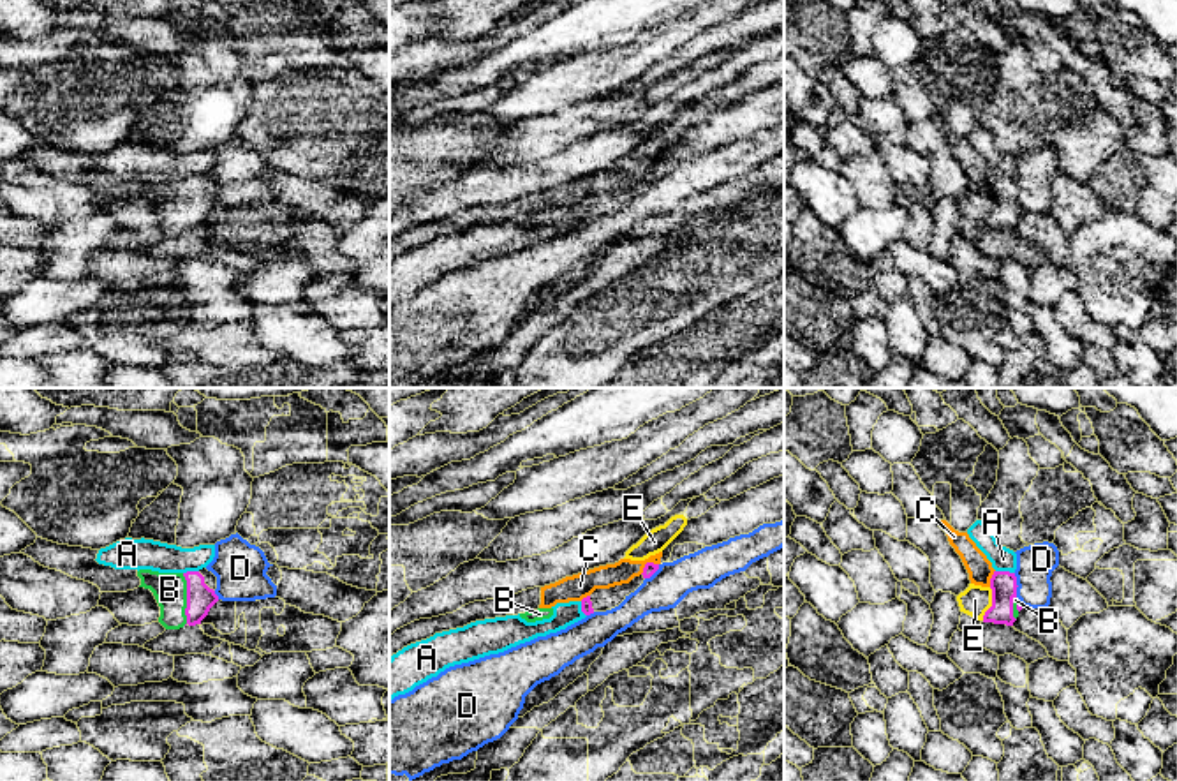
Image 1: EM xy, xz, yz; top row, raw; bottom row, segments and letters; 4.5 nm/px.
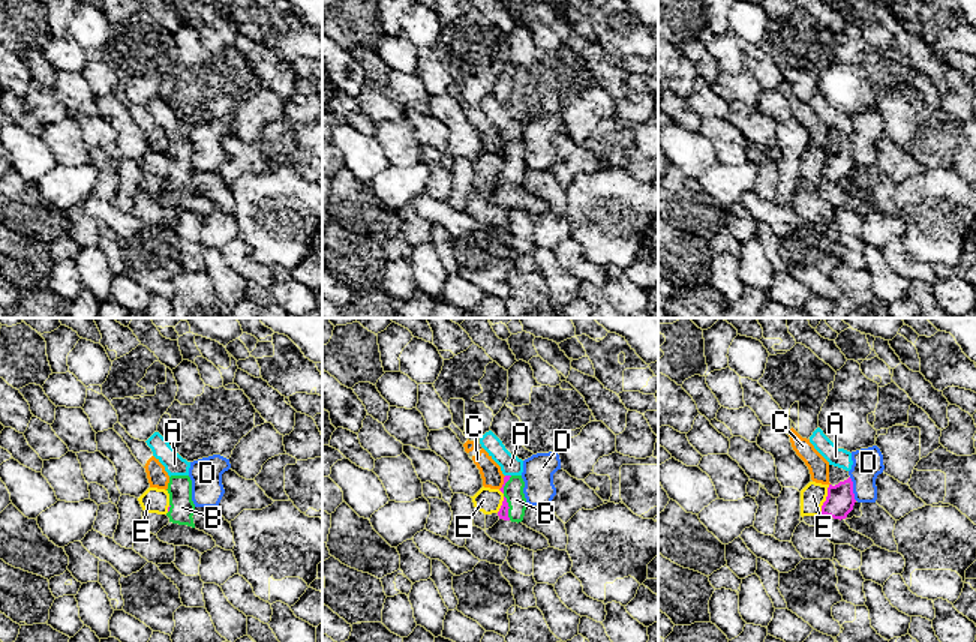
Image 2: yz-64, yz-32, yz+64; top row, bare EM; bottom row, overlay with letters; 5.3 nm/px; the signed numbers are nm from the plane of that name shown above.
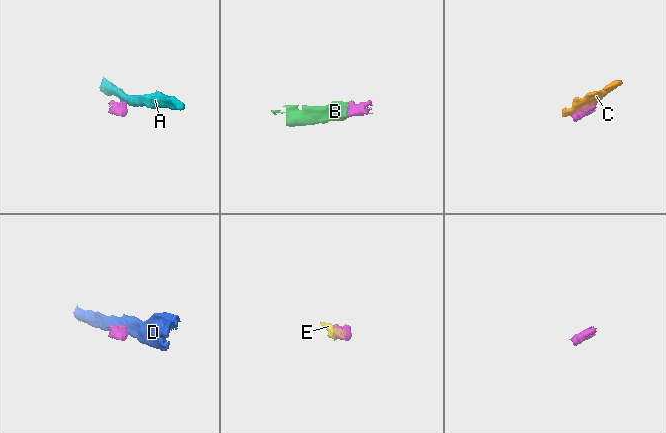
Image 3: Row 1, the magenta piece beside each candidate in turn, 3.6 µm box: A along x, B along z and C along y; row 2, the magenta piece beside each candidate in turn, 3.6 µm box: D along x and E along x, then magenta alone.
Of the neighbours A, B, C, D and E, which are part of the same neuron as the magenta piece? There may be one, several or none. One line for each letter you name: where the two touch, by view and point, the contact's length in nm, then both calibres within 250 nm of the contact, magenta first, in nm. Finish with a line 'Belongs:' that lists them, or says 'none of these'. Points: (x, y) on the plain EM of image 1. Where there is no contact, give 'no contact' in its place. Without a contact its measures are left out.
B: xy (187, 205) | 240 nm | 130/160 nm
Belongs: B

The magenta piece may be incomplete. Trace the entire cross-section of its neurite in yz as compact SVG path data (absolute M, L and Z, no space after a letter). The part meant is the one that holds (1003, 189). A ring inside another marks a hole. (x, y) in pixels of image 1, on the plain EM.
M994 176L990 183L992 212L985 217L983 227L1013 231L1022 215L1017 203L1017 182L1010 176Z

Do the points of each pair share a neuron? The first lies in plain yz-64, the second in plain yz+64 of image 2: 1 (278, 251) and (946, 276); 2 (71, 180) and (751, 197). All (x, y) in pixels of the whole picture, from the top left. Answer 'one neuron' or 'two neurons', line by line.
1: two neurons
2: two neurons

